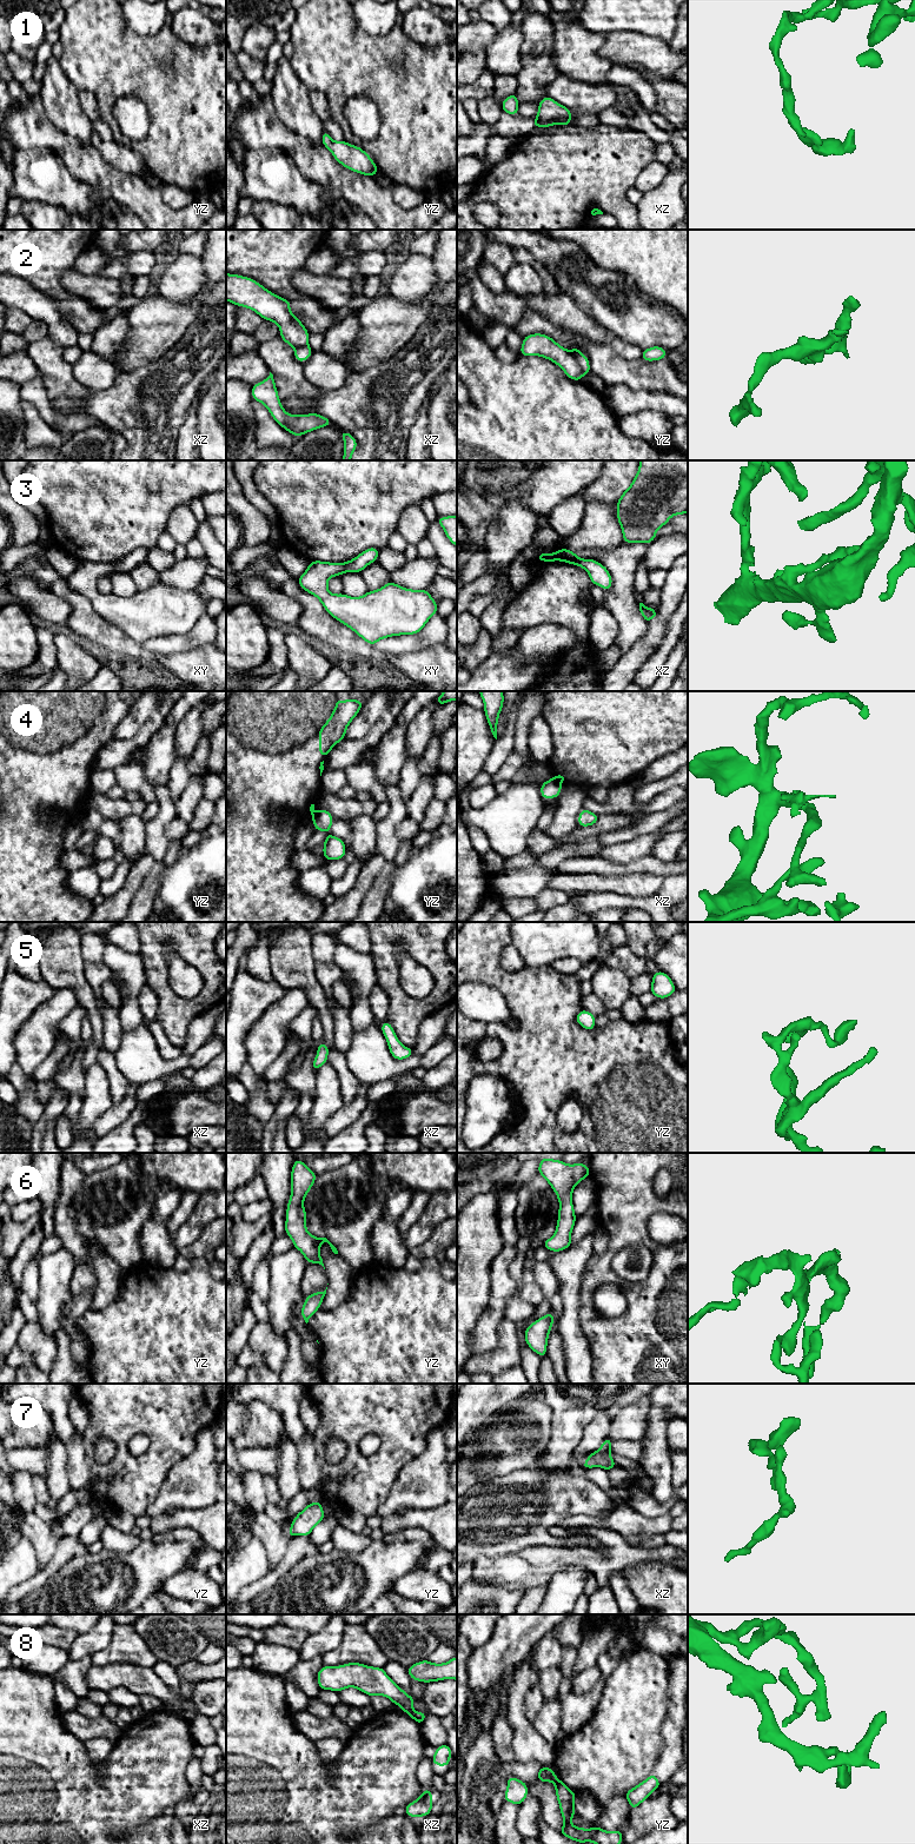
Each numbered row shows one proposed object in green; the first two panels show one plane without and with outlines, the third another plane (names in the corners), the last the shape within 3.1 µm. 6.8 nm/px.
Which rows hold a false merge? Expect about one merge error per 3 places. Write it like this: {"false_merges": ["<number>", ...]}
{"false_merges": ["2", "4", "8"]}

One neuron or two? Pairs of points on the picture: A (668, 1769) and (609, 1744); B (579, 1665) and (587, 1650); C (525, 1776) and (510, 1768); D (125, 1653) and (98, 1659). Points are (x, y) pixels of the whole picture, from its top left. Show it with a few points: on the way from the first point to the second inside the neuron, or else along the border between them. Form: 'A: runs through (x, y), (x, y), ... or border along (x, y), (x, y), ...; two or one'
A: border along (662, 1733), (663, 1750), (657, 1760); two
B: runs through (582, 1662), (587, 1653); one
C: runs through (522, 1772), (514, 1768); one
D: runs through (118, 1653), (105, 1658); one

